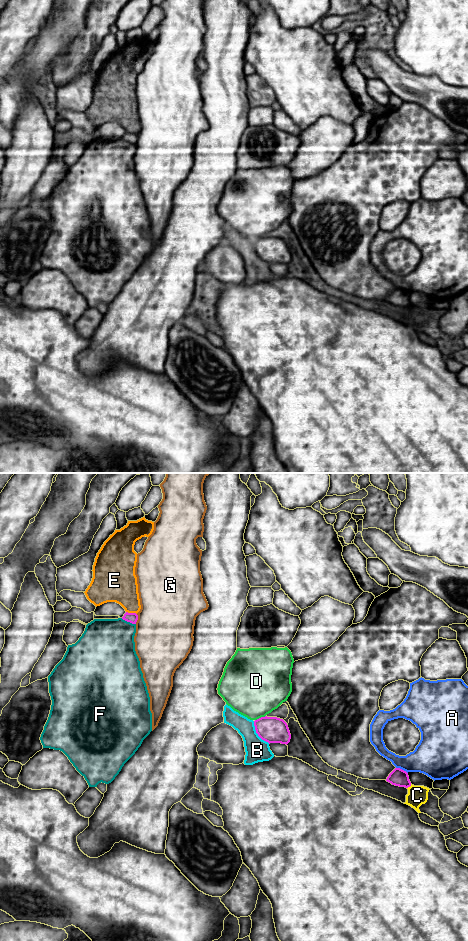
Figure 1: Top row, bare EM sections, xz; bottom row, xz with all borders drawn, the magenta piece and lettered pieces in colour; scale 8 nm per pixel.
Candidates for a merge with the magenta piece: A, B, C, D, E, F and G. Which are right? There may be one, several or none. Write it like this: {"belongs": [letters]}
{"belongs": []}

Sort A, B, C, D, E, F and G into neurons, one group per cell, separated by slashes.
A / B E / C / D / F / G

